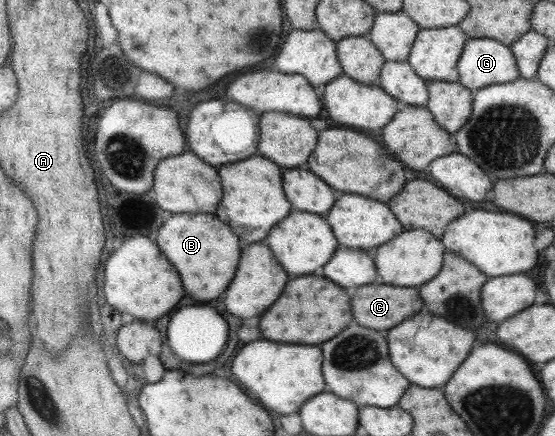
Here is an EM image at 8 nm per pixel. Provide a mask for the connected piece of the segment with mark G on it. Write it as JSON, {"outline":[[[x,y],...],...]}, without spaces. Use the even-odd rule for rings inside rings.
{"outline":[[[489,37],[468,38],[456,69],[458,83],[471,91],[520,77],[509,46]]]}

